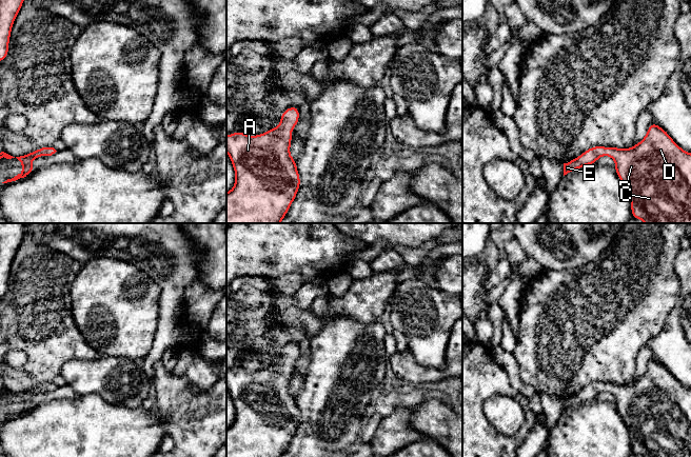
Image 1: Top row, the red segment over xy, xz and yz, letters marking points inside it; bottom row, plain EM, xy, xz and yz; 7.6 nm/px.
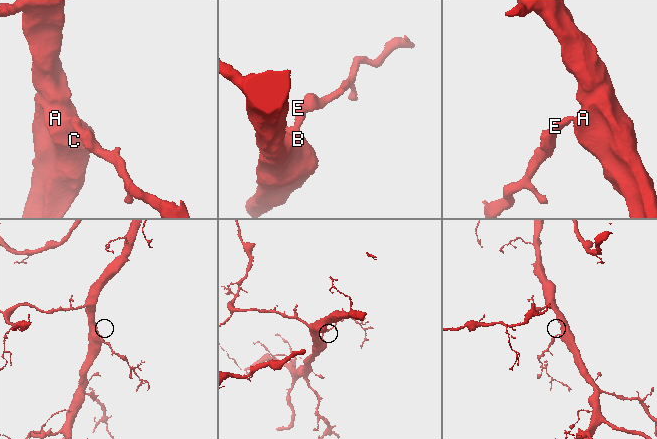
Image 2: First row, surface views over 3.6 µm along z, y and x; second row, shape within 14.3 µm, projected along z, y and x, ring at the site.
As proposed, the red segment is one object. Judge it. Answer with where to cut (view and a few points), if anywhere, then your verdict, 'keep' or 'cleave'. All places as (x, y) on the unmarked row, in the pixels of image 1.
no cut | keep

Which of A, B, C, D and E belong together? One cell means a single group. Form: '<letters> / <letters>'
A B C D E

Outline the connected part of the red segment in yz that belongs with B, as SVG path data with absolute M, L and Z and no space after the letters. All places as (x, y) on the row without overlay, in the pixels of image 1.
M652 358L645 374L631 384L603 381L588 384L577 394L564 399L564 412L583 402L596 399L600 392L610 392L615 397L615 408L629 430L633 454L643 457L691 457L691 389L679 383L660 362Z

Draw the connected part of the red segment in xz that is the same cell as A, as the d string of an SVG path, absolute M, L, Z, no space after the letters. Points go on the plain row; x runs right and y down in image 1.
M291 342L282 349L279 363L257 372L248 372L240 366L226 372L226 389L236 411L234 423L226 429L226 457L281 457L285 453L300 422L296 397L290 391L291 367L298 357L299 343Z

